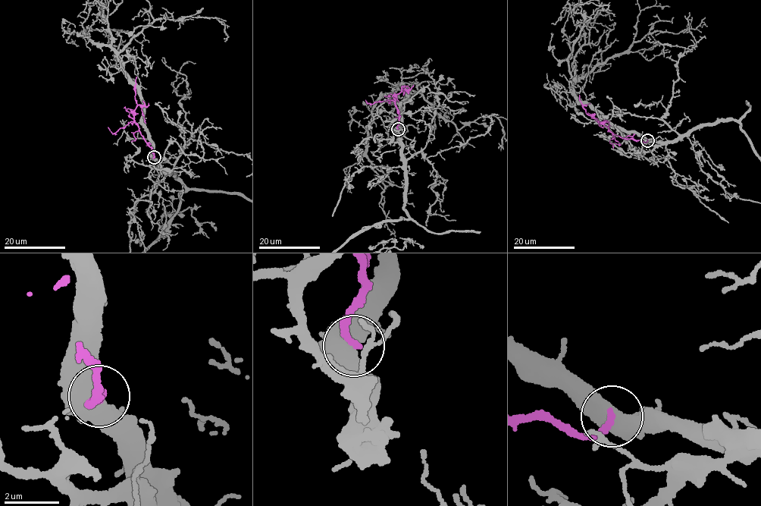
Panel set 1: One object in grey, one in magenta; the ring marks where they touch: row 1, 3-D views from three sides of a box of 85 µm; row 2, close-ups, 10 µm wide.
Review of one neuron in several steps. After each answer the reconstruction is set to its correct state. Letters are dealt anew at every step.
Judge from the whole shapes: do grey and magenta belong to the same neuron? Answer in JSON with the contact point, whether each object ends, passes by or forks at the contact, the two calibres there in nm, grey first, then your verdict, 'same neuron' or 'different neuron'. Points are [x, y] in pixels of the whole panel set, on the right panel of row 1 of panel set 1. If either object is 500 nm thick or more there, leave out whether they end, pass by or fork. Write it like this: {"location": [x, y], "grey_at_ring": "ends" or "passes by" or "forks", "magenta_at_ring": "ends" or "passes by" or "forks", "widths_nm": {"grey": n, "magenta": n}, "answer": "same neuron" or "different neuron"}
{"location": [647, 140], "widths_nm": {"grey": 800, "magenta": 280}, "answer": "different neuron"}

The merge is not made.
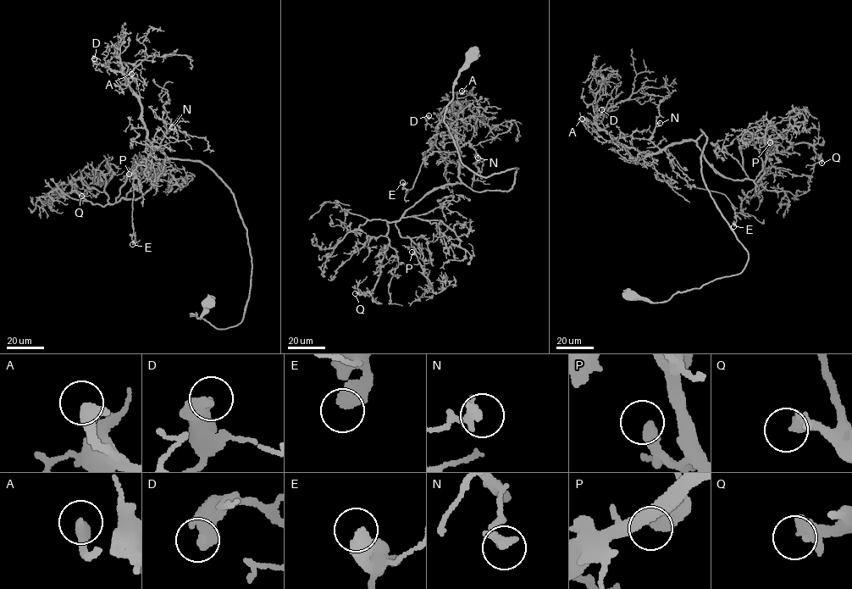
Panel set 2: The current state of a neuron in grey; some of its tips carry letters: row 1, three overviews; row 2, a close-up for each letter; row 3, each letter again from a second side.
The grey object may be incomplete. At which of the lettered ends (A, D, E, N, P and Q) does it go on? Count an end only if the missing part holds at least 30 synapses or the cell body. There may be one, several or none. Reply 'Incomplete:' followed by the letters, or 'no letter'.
Incomplete: Q

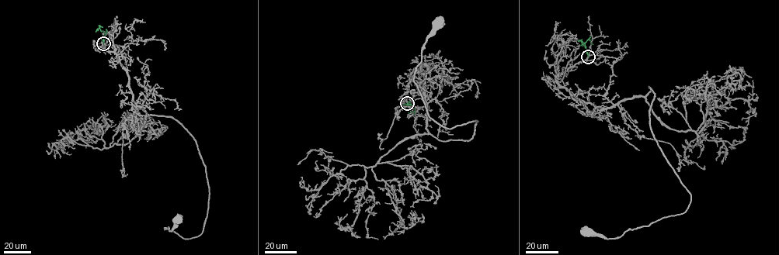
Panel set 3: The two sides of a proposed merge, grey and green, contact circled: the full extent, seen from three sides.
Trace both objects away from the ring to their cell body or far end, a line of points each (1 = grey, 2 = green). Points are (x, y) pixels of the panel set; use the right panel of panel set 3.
1: (588, 56), (558, 84), (606, 108), (648, 86), (652, 132), (691, 198), (683, 213), (617, 237), (585, 232)
2: (588, 56), (582, 42), (585, 47)

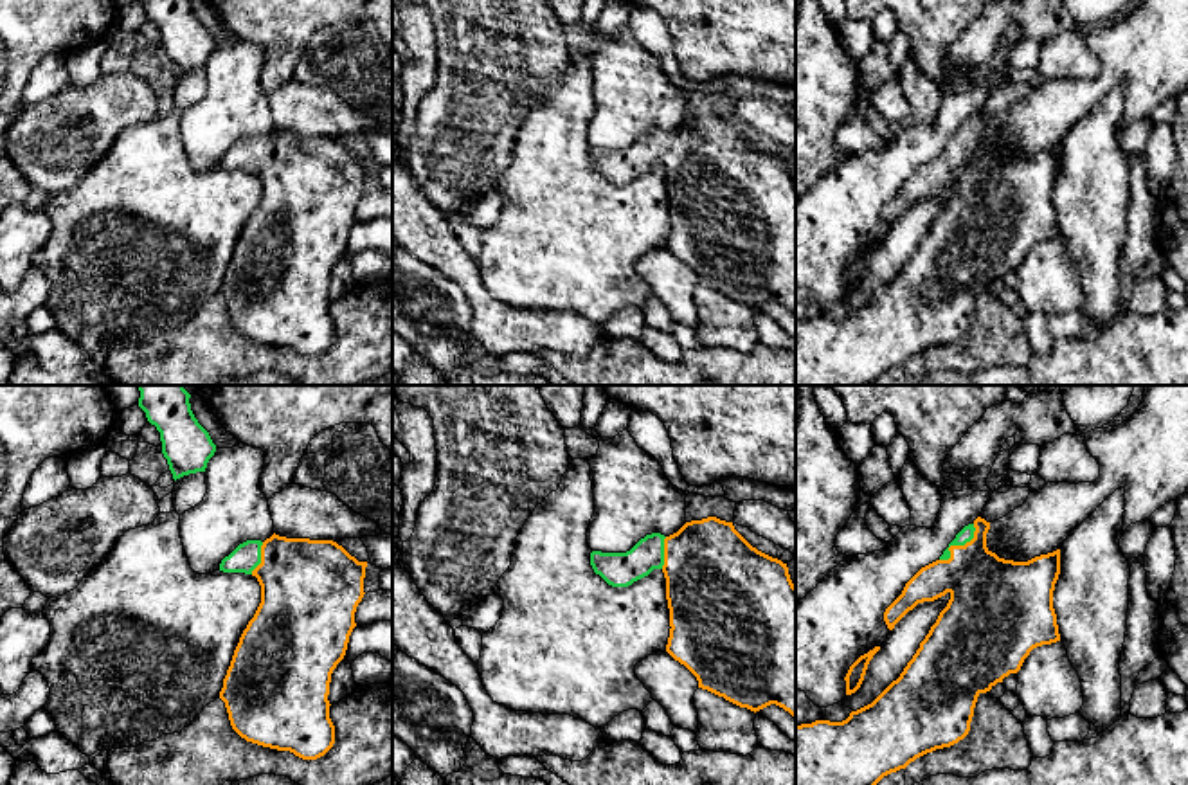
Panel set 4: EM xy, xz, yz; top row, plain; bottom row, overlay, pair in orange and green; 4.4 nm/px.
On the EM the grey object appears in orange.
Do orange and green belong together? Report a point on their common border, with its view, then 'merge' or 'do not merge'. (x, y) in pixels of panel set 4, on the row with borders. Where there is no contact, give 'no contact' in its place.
contact yz (958, 546); merge

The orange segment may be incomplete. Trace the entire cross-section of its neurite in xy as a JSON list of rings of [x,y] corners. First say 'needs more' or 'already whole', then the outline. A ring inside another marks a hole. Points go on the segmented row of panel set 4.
needs more; [[[275,533],[265,542],[247,540],[221,560],[220,571],[252,574],[261,585],[261,603],[239,637],[220,691],[230,726],[241,738],[302,760],[317,760],[333,747],[329,682],[356,627],[365,567],[367,562],[358,562],[333,540]]]

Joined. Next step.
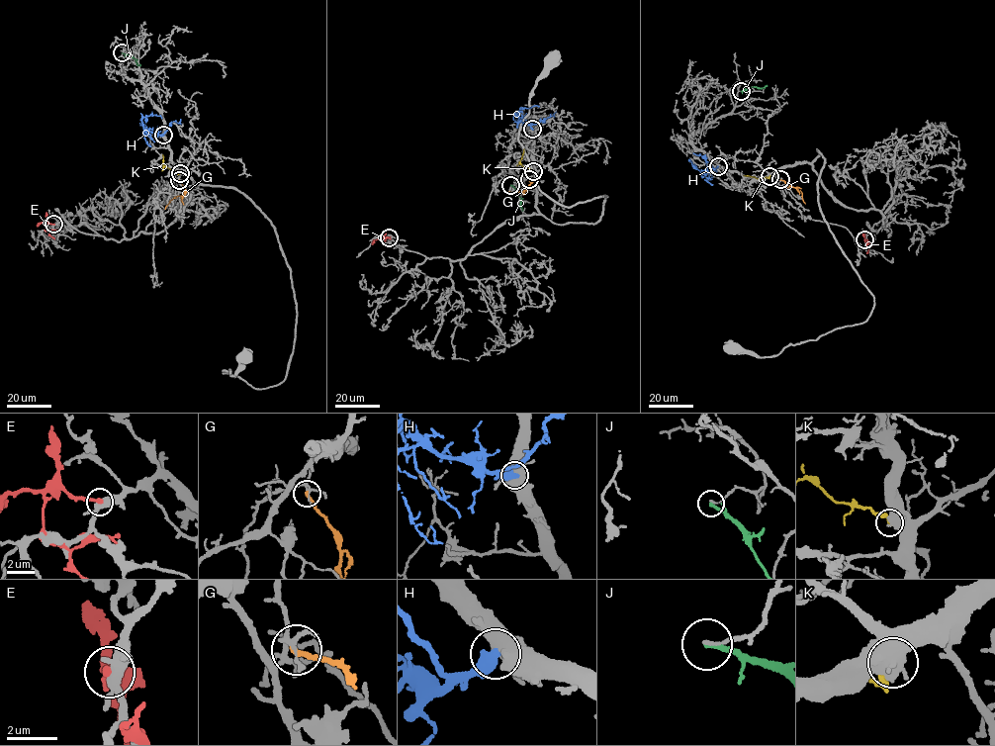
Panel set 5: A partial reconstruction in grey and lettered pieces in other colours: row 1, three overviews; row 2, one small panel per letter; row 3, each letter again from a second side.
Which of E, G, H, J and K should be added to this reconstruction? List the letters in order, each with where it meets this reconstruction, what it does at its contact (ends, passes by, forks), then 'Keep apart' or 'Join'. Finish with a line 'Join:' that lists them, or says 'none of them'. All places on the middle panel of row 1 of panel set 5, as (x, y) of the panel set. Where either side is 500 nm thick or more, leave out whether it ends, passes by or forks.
E: Touches grey at (389, 237). It ends there. Keep apart
G: Touches grey at (529, 179). It ends there. Keep apart
H: Touches grey at (532, 129). Join
J: Touches grey at (510, 185). It ends there. Keep apart
K: Touches grey at (533, 171). Keep apart
Join: H

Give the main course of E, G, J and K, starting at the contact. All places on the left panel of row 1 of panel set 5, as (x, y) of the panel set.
E: (53, 224), (47, 222), (45, 229), (54, 238)
G: (179, 180), (184, 195), (175, 196), (164, 209)
J: (122, 52), (134, 57), (140, 65)
K: (180, 173), (164, 165), (162, 154)

